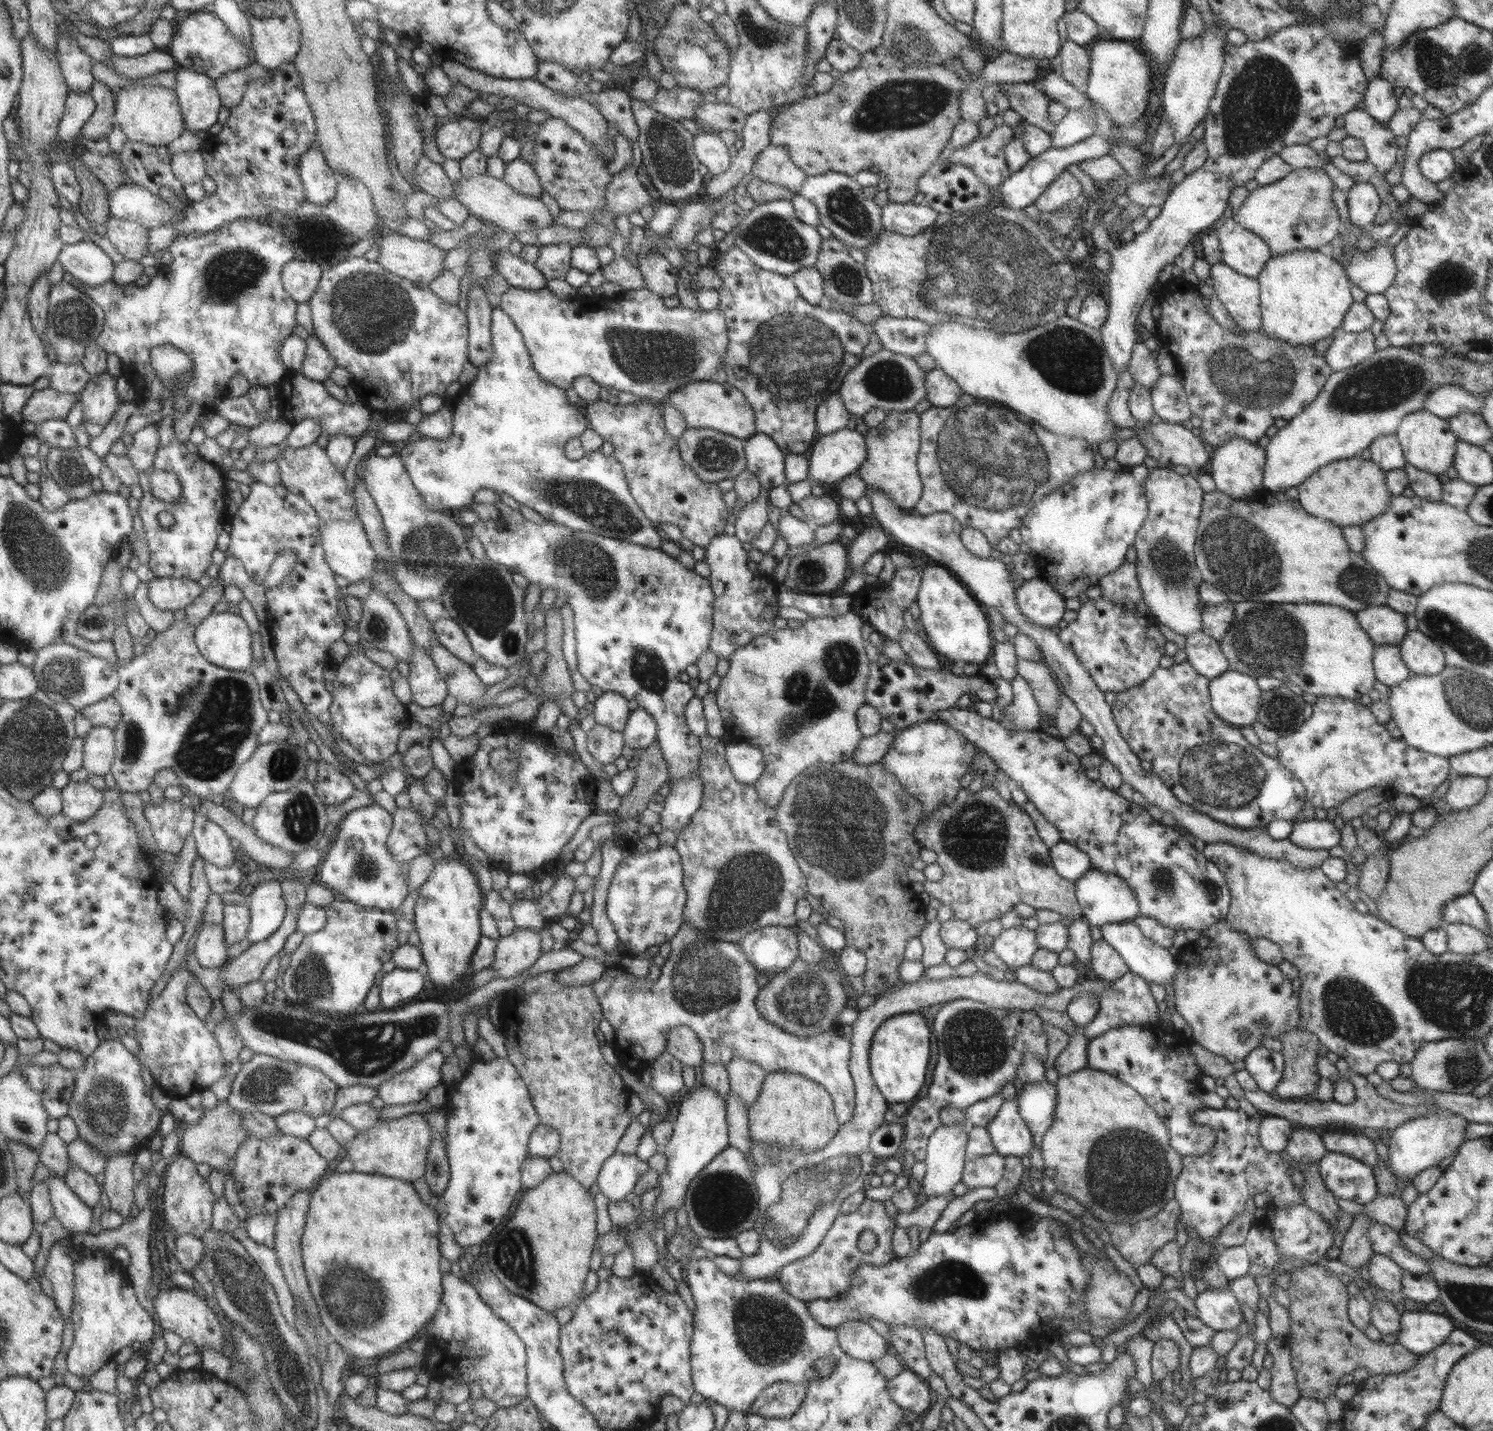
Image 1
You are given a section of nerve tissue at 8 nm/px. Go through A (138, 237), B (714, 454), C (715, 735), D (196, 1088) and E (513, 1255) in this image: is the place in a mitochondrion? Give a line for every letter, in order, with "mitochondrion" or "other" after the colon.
A: other
B: mitochondrion
C: other
D: other
E: mitochondrion

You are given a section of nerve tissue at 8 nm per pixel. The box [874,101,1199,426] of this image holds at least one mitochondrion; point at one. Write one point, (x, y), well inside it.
(995, 263)

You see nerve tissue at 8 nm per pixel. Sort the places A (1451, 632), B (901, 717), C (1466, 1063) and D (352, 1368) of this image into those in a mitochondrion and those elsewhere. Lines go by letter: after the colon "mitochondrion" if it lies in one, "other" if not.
A: mitochondrion
B: other
C: mitochondrion
D: other

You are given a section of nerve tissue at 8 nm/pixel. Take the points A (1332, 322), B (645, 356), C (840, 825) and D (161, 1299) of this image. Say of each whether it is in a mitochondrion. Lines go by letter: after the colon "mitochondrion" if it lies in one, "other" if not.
A: other
B: mitochondrion
C: mitochondrion
D: other

